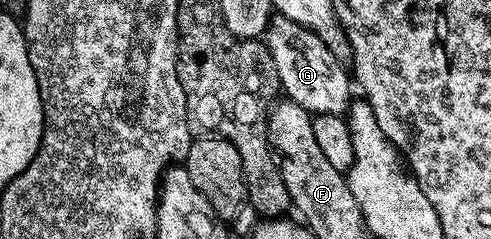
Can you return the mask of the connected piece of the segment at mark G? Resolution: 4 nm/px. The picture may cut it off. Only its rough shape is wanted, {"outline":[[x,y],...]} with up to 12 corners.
{"outline":[[276,16],[262,38],[287,101],[343,115],[349,67],[314,31]]}

